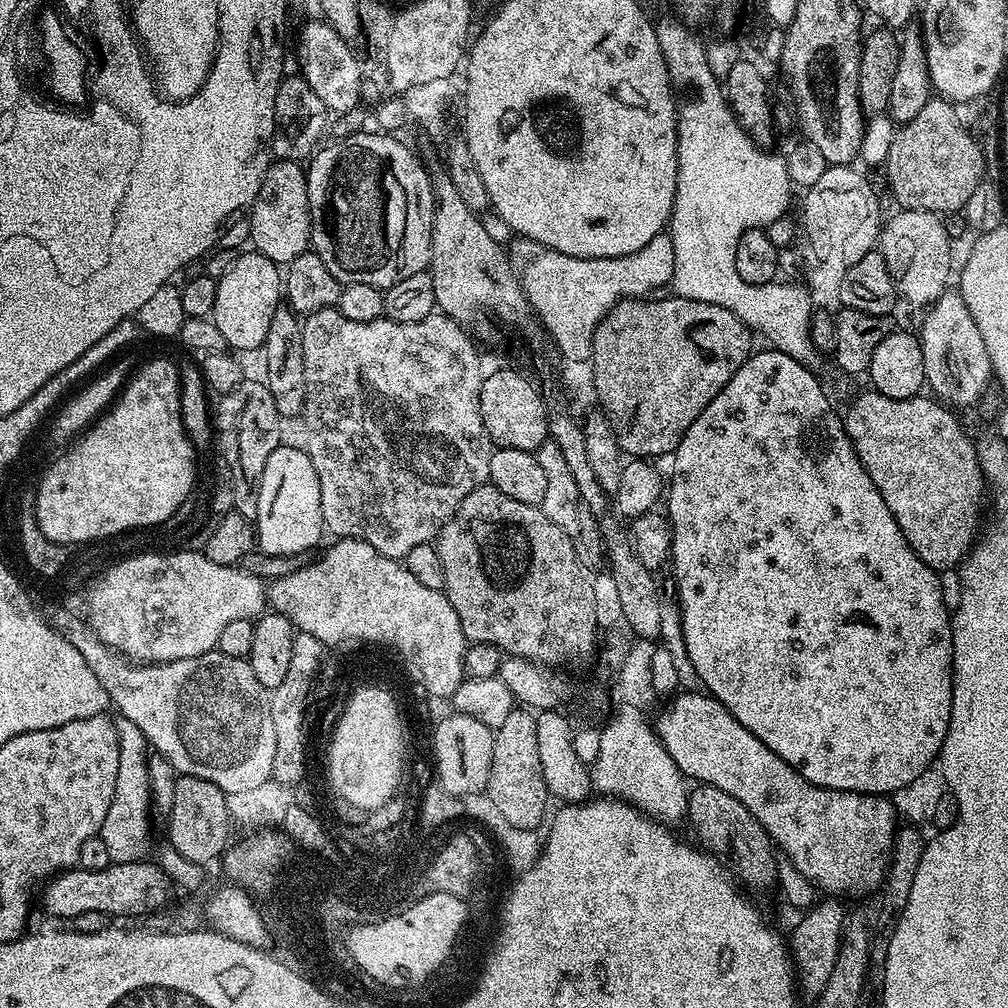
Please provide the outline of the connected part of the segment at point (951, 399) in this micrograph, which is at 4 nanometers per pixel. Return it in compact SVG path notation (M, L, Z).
M947 290L923 314L924 325L918 329L918 335L922 346L924 379L927 387L932 387L931 395L956 410L967 404L979 404L981 394L994 378L994 371L978 325L971 317L966 302L959 291Z

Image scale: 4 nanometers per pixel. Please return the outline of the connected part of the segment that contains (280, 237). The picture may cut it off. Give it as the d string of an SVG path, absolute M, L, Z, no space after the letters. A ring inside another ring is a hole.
M276 160L269 164L262 178L252 215L251 247L278 266L286 266L298 254L309 251L312 242L312 215L308 201L308 178L305 169L294 160Z

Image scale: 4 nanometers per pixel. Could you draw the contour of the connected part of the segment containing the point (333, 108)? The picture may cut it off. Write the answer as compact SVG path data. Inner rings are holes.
M312 18L301 24L304 25L301 26L300 37L296 40L296 60L300 63L299 75L304 77L304 80L310 86L310 90L314 90L314 94L318 94L322 106L326 106L329 113L343 114L353 112L355 108L361 107L360 91L366 76L363 71L360 72L359 58L352 53L351 47L353 45L340 37L323 19Z

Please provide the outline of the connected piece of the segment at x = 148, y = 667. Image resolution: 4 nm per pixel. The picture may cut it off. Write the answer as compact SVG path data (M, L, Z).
M91 628L72 643L74 650L86 658L86 666L94 670L98 682L108 691L109 701L120 707L120 716L128 720L148 739L161 757L170 762L182 776L214 782L229 797L238 798L243 789L255 788L272 776L274 761L274 721L270 715L270 692L258 682L254 670L245 658L230 658L219 650L198 658L178 658L165 664L138 664L107 648Z

